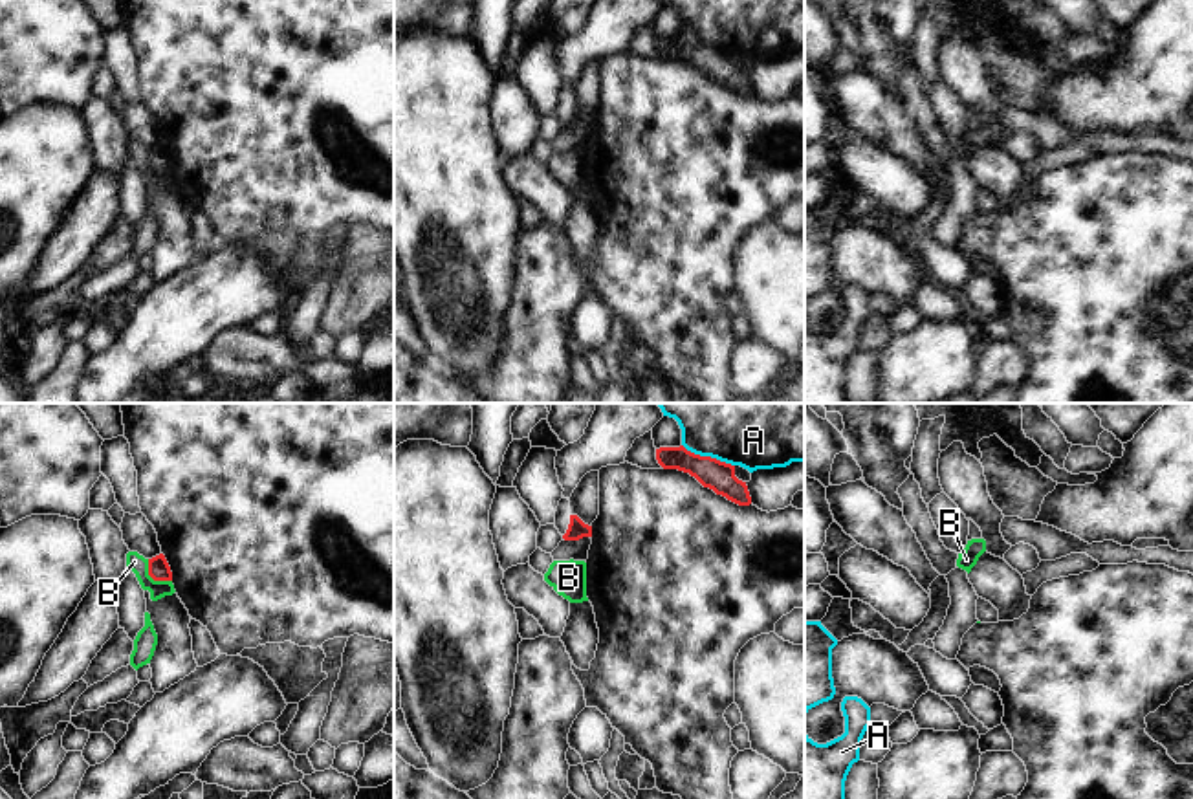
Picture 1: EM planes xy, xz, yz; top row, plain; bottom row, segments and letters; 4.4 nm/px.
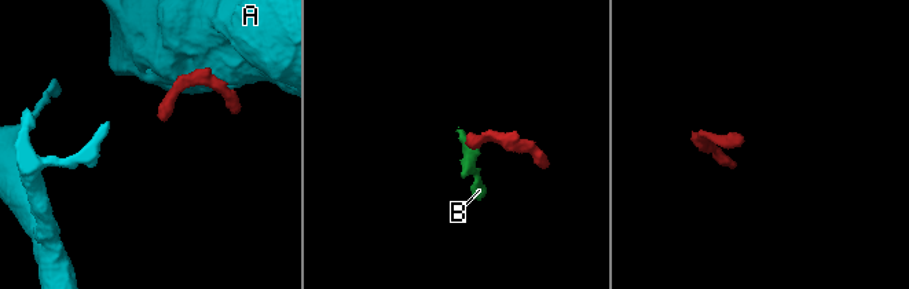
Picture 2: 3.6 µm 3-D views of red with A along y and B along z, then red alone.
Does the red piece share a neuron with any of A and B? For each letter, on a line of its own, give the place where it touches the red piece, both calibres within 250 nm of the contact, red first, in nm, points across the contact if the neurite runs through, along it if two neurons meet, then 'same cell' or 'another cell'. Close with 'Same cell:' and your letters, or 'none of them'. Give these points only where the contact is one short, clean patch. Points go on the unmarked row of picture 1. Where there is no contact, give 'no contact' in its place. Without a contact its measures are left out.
A: xz (708, 46) | 130/260 nm | along xz (682, 33), (695, 43), (710, 44), (733, 55) | another cell
B: xy (153, 167) | 100/80 nm | along xy (147, 149), (147, 162), (154, 169), (171, 171) | another cell
Same cell: none of them

